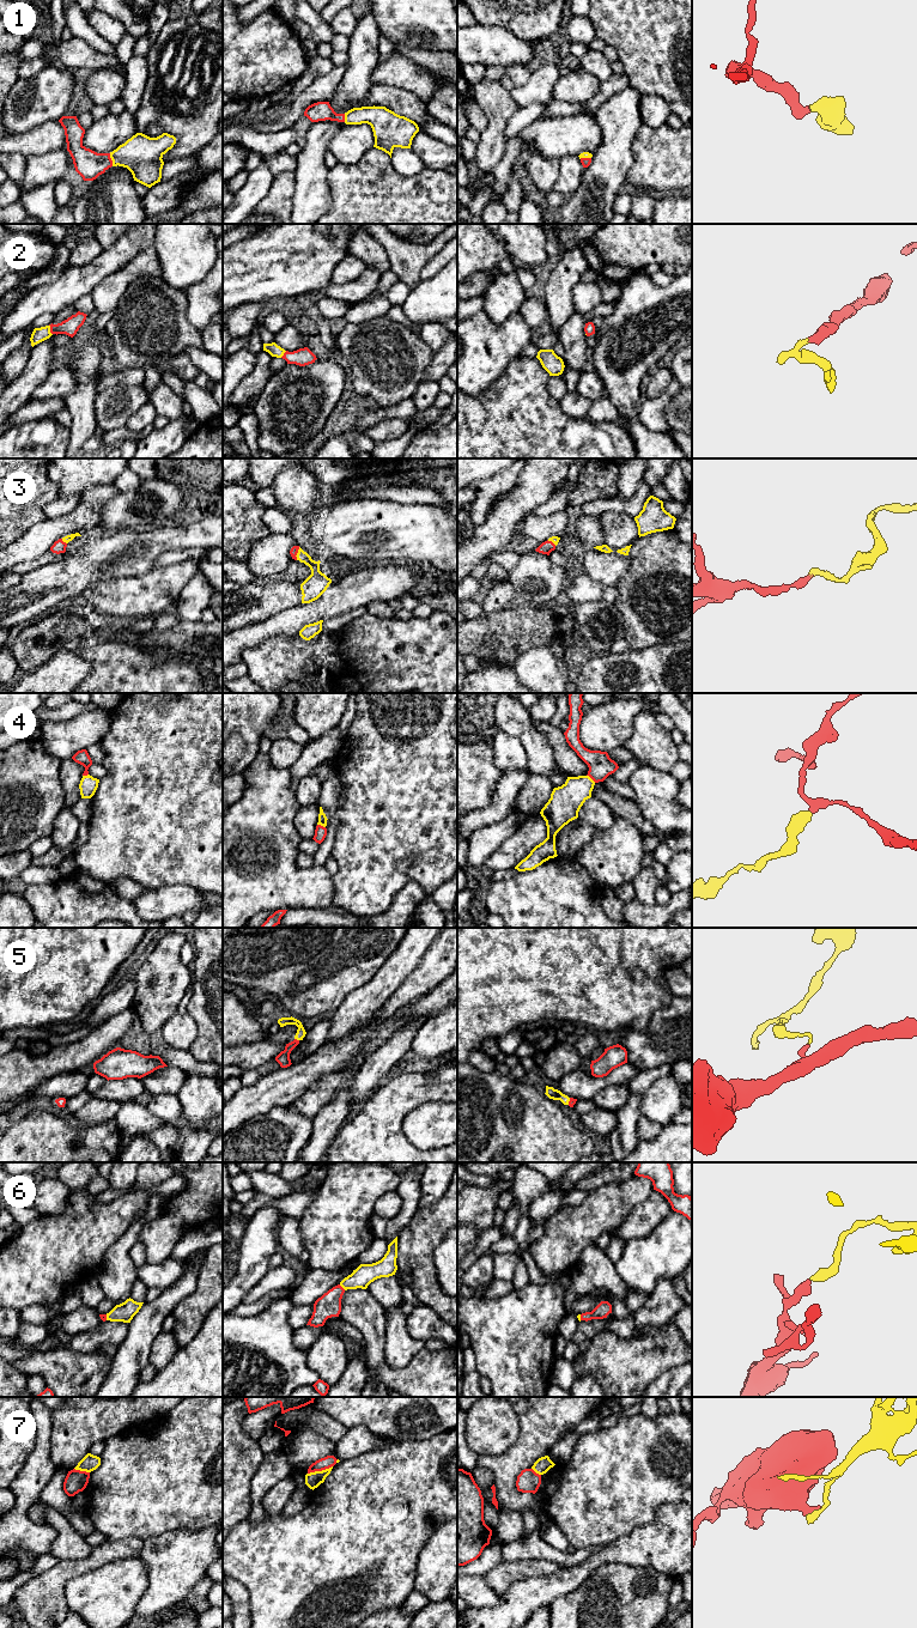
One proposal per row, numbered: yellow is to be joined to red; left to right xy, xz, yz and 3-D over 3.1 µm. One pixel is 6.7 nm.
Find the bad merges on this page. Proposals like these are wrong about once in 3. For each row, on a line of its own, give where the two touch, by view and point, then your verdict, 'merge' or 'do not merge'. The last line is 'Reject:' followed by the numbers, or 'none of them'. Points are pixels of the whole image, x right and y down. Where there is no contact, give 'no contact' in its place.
1: xy (110, 159) | merge
2: xy (50, 329) | merge
3: xz (297, 552) | merge
4: yz (591, 778) | merge
5: xz (296, 1039) | merge
6: xz (341, 1287) | merge
7: xz (320, 1470) | do not merge
Reject: 7

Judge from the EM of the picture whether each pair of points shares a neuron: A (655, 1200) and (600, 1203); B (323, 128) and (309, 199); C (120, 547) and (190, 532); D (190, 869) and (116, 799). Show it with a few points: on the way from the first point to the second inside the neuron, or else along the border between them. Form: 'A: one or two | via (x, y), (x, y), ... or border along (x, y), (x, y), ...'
A: two | border along (654, 1190), (623, 1219)
B: one | via (315, 146), (310, 159), (310, 181)
C: one | via (138, 544), (141, 540), (172, 538)
D: one | via (177, 848), (168, 838), (168, 834), (138, 805)

